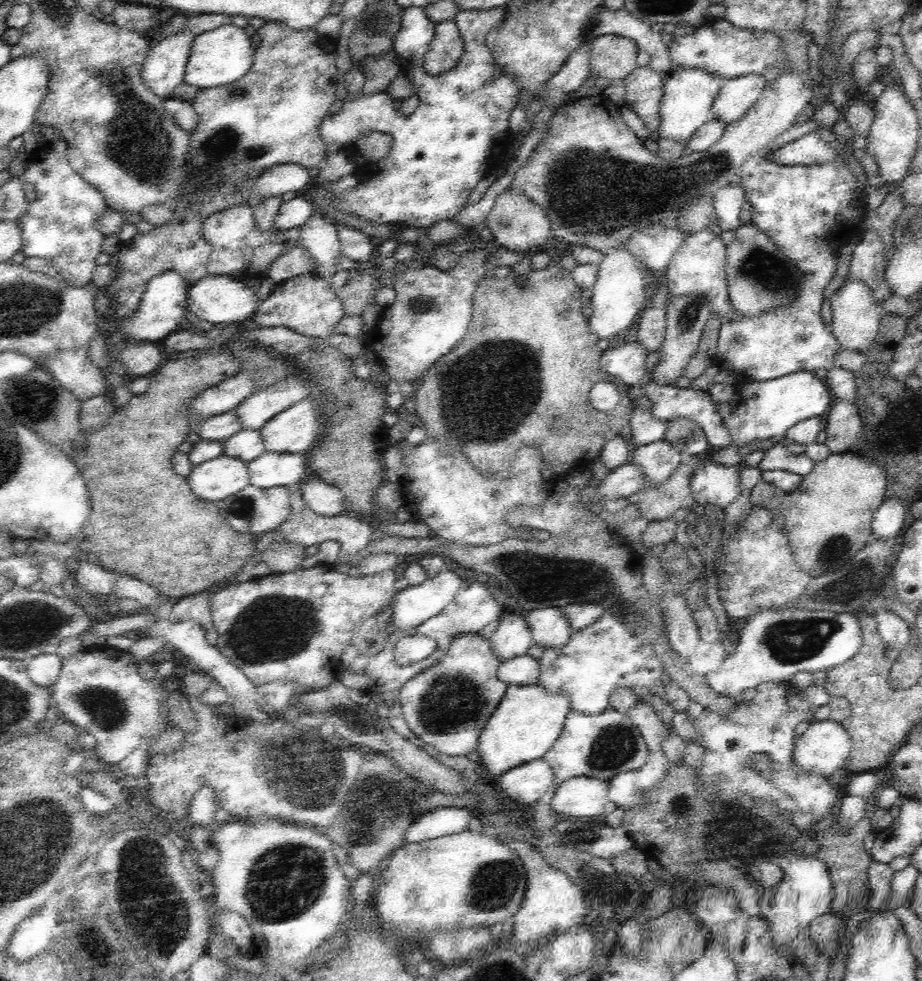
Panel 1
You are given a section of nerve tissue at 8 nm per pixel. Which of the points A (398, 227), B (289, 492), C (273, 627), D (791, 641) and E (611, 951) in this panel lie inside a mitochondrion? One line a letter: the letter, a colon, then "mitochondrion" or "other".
A: other
B: other
C: mitochondrion
D: mitochondrion
E: other

